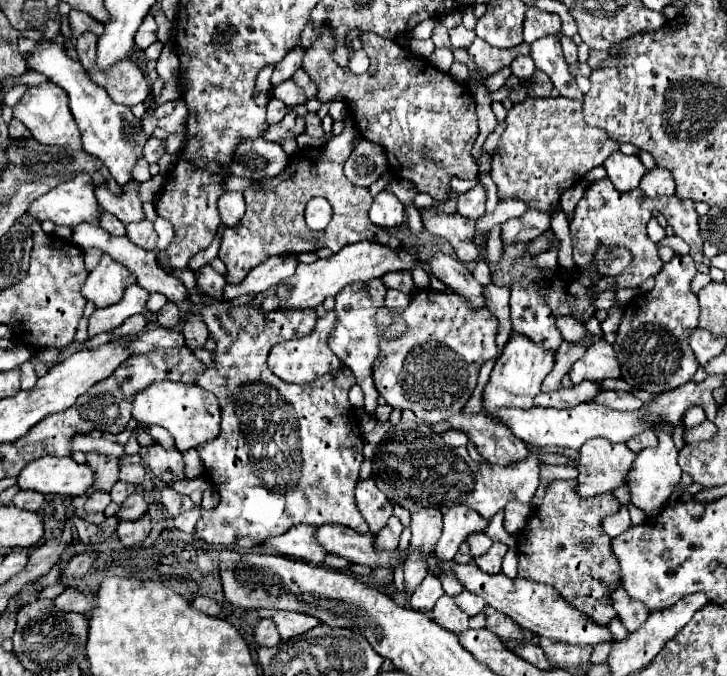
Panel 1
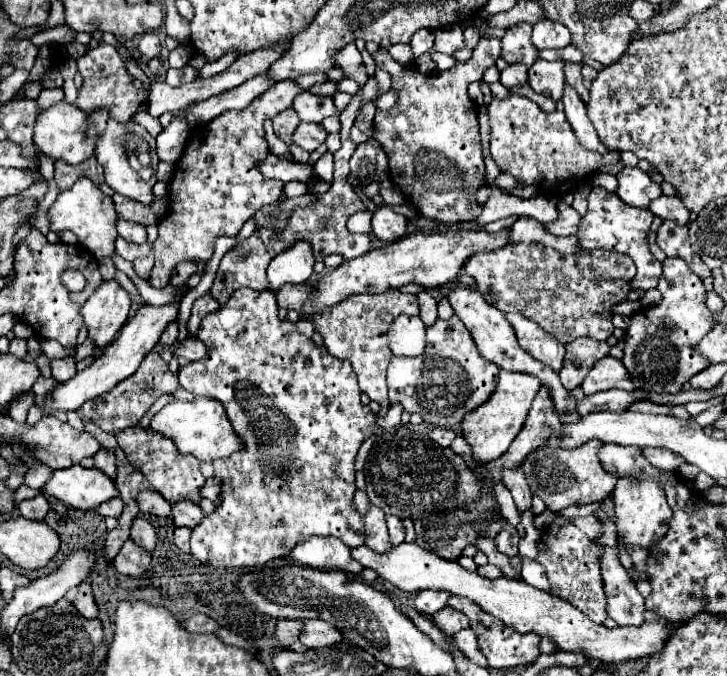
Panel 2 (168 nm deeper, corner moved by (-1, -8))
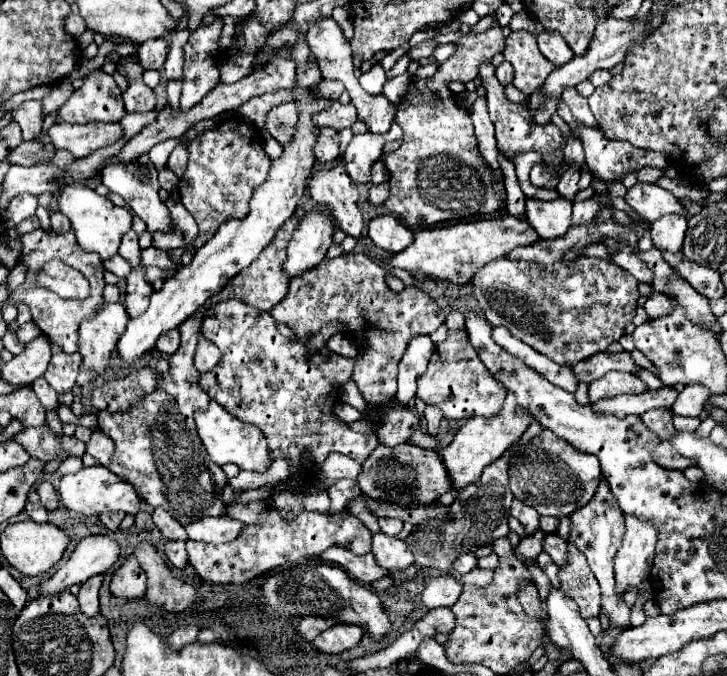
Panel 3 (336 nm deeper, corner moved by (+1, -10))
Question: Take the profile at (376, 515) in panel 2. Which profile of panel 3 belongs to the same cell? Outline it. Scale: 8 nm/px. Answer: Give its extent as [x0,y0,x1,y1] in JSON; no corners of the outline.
[371,532,413,568]

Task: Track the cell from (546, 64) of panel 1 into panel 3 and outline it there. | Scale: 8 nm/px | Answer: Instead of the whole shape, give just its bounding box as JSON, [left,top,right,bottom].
[577,122,669,182]

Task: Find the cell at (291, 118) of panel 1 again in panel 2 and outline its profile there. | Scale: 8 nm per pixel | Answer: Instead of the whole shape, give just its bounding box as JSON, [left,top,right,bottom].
[293,124,327,152]

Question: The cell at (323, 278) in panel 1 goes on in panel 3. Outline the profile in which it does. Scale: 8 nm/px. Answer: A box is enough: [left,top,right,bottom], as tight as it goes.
[383,216,537,284]

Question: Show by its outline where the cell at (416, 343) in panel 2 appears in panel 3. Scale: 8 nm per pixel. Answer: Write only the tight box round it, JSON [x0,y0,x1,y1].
[397,336,433,406]

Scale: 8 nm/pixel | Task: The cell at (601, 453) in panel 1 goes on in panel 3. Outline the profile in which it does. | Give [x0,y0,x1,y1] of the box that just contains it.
[509,430,599,518]

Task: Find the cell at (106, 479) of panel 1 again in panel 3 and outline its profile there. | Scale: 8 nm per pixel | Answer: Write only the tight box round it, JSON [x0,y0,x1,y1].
[87,430,115,466]

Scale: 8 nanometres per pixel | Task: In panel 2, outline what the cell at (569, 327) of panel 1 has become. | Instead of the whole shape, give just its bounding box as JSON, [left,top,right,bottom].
[559,338,611,390]

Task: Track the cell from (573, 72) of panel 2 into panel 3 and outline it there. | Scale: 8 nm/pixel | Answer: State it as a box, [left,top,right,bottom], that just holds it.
[561,88,597,126]

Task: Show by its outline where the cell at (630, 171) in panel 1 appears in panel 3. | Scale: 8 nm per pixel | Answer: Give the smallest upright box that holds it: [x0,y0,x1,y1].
[625,182,685,222]

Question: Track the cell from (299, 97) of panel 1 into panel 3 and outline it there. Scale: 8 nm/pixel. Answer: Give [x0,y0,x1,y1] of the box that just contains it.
[311,100,357,130]

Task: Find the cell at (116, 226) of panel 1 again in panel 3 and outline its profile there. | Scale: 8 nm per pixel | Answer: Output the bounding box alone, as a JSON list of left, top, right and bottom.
[141,246,179,276]

